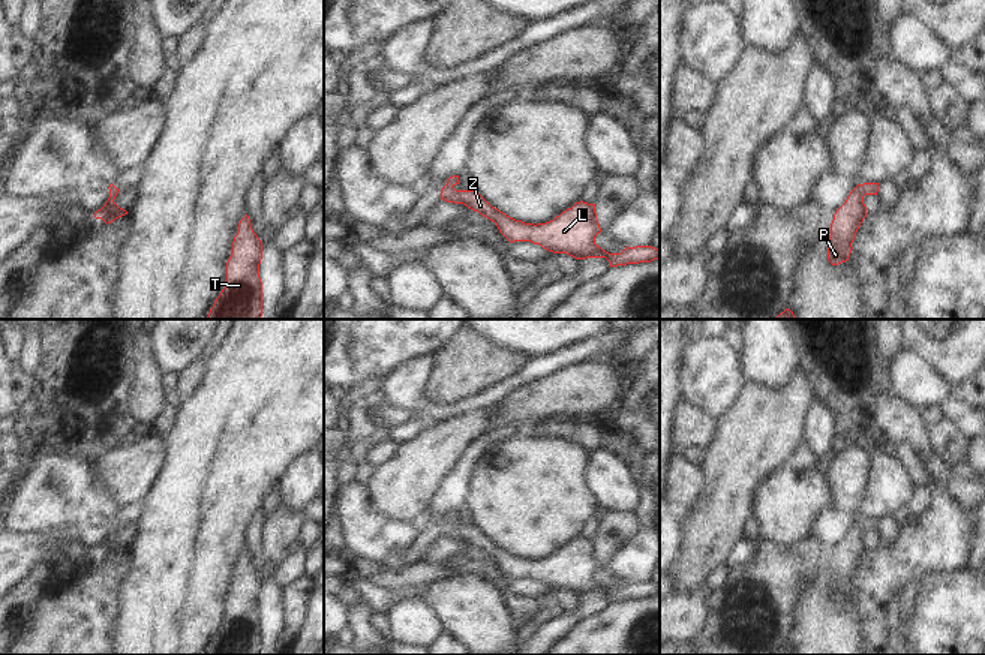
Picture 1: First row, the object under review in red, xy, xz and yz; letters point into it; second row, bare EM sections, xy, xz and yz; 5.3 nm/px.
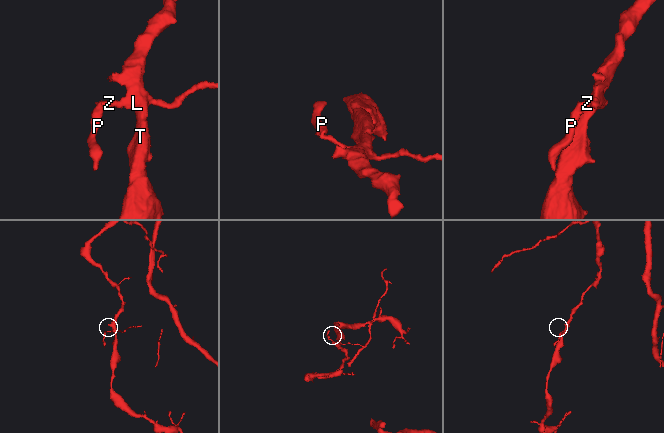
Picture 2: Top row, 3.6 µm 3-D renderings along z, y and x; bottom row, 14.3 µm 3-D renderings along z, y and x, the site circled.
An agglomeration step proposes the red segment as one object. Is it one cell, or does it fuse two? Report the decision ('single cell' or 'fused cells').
fused cells

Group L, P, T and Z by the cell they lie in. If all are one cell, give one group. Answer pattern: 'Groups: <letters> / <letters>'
Groups: L T Z / P

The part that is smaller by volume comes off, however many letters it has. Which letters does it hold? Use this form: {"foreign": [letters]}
{"foreign": ["P"]}

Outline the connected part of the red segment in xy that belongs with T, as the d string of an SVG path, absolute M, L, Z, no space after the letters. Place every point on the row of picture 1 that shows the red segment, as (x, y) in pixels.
M246 214L238 223L232 252L226 262L226 283L216 298L207 319L261 319L262 282L259 264L262 243Z

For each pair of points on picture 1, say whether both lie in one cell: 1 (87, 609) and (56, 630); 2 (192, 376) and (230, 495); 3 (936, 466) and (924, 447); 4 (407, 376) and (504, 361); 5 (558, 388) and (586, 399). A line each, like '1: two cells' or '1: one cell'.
1: one cell
2: two cells
3: one cell
4: two cells
5: one cell

